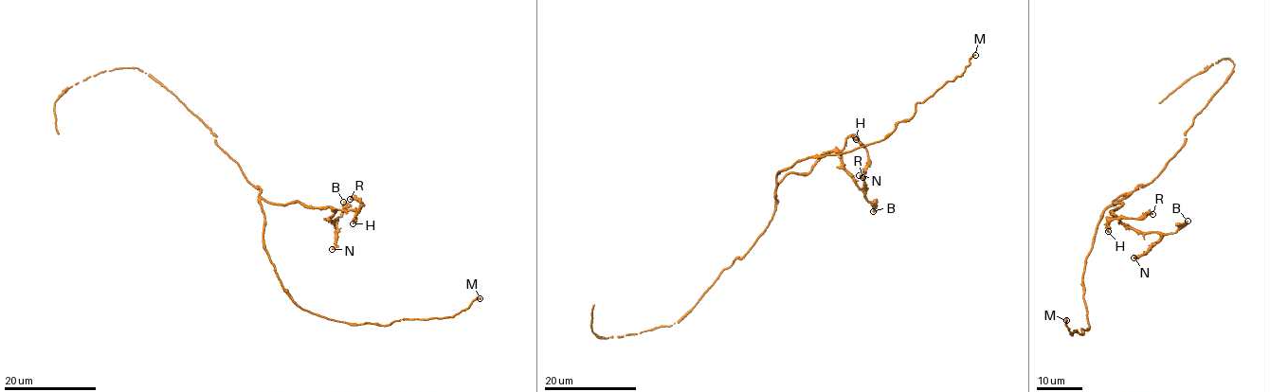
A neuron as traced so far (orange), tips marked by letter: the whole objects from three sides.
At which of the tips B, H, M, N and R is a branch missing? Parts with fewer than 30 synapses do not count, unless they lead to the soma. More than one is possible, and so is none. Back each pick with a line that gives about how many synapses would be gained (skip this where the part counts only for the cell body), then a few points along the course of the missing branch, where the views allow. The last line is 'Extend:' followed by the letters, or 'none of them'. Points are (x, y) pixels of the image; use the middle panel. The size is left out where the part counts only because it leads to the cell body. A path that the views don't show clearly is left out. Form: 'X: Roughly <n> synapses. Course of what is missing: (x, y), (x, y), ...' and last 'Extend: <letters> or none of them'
Extend: none of them

